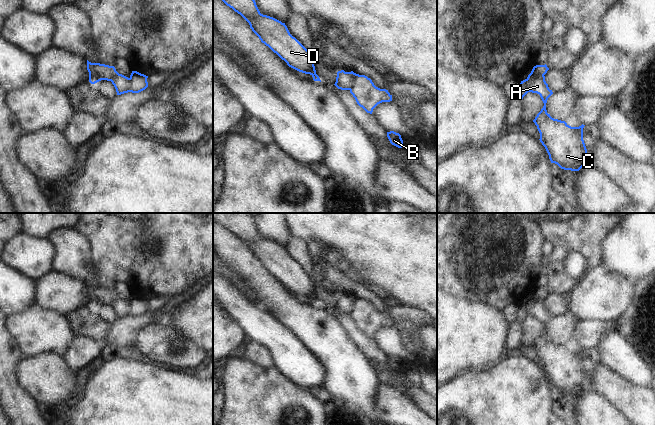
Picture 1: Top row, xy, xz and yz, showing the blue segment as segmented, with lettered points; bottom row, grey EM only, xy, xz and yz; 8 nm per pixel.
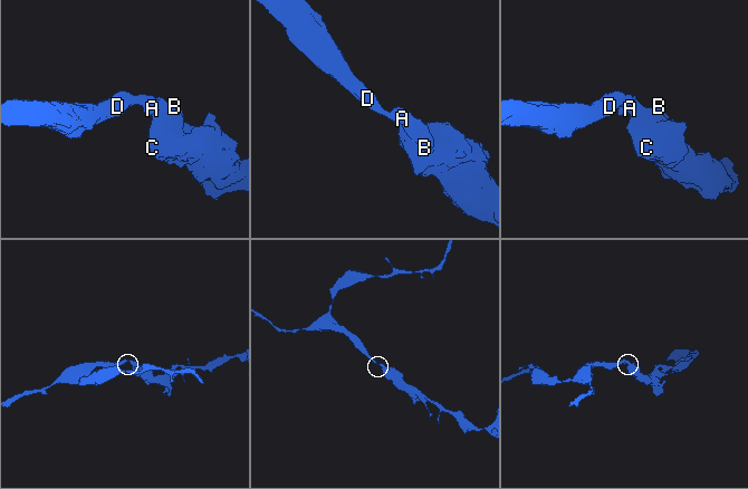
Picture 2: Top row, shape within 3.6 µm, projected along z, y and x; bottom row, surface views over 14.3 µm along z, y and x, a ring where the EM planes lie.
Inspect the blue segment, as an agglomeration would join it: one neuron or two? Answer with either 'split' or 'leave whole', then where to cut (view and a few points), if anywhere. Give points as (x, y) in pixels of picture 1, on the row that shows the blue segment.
split; cut xz (356, 74), (349, 89)

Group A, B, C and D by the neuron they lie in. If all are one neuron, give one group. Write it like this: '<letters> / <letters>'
A B C / D

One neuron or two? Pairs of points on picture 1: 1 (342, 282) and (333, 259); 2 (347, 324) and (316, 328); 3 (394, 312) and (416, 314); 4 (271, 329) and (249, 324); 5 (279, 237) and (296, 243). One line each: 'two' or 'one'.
1: two
2: two
3: one
4: one
5: two

